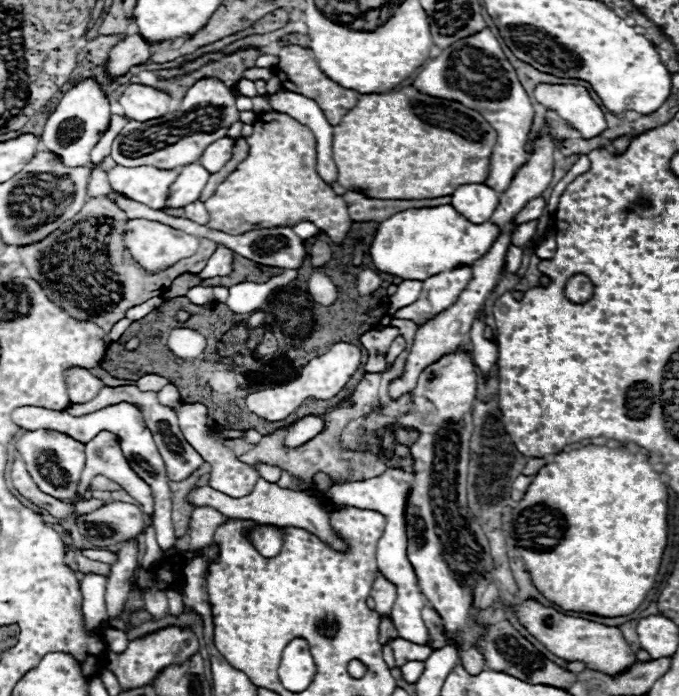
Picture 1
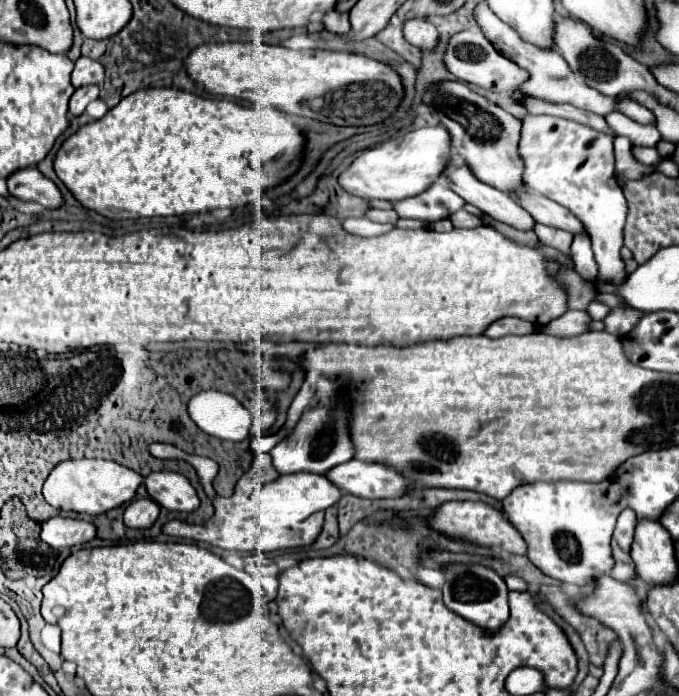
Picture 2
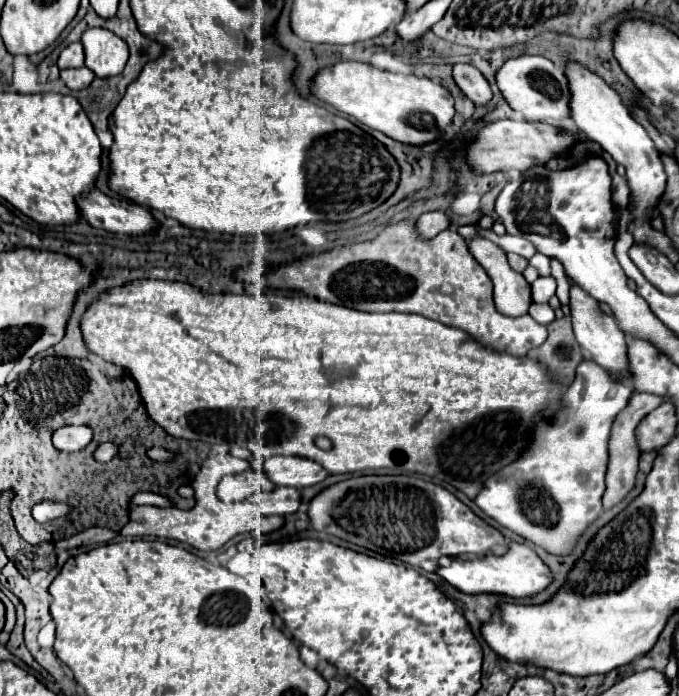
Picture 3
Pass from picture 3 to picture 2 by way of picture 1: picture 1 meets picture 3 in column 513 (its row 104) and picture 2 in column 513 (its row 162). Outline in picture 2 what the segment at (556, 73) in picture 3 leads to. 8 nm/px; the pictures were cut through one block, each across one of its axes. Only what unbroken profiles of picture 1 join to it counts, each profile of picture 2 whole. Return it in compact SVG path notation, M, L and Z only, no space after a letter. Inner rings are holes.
M462 30L454 34L446 46L444 64L456 76L456 80L464 80L468 84L476 84L494 92L508 92L514 90L518 82L524 82L524 70L520 70L514 62L508 62L508 58L504 58L500 52L496 52L494 46L490 46L490 42L478 30Z

